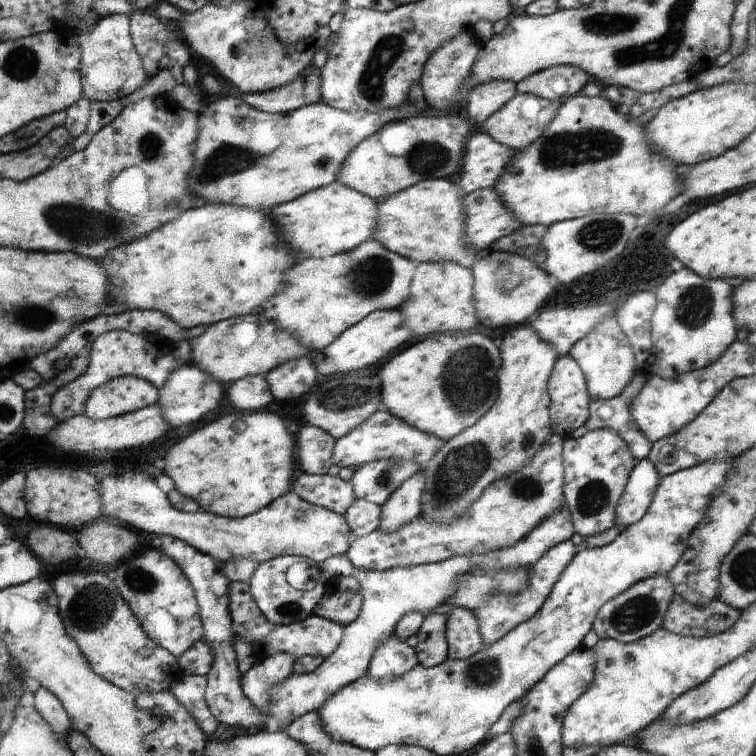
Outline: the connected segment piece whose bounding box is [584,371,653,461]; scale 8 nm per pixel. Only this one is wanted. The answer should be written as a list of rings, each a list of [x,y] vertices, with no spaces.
[[[636,371],[630,384],[617,397],[594,400],[590,405],[590,420],[584,424],[587,431],[603,428],[616,430],[628,443],[638,461],[647,458],[653,443],[646,440],[646,435],[634,424],[634,418],[630,416],[630,406],[646,381],[646,375]]]

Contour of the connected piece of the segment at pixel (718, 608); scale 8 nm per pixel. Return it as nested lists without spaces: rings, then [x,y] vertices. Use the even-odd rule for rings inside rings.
[[[676,594],[662,627],[682,636],[713,636],[732,628],[740,616],[741,611],[717,598],[706,606],[696,606]]]

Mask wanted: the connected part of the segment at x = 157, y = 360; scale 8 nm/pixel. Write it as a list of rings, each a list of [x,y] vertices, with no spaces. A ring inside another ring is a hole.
[[[112,330],[100,334],[93,339],[86,372],[54,393],[50,404],[50,415],[60,423],[73,416],[84,415],[86,401],[89,400],[93,390],[112,381],[113,378],[135,376],[146,379],[160,391],[174,370],[186,366],[178,365],[178,358],[174,358],[171,344],[172,342],[164,336],[150,332],[134,334],[128,330]]]

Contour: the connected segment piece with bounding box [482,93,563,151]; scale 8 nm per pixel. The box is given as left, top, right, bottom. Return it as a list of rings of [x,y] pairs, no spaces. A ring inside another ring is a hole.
[[[517,93],[517,96],[512,101],[502,106],[496,114],[492,114],[482,124],[482,130],[486,134],[490,134],[496,142],[500,142],[504,146],[510,146],[510,148],[514,148],[516,151],[521,151],[532,145],[533,142],[536,142],[545,133],[545,130],[549,128],[550,122],[557,117],[558,109],[561,108],[562,103],[563,100],[560,99],[550,101],[538,95]]]

